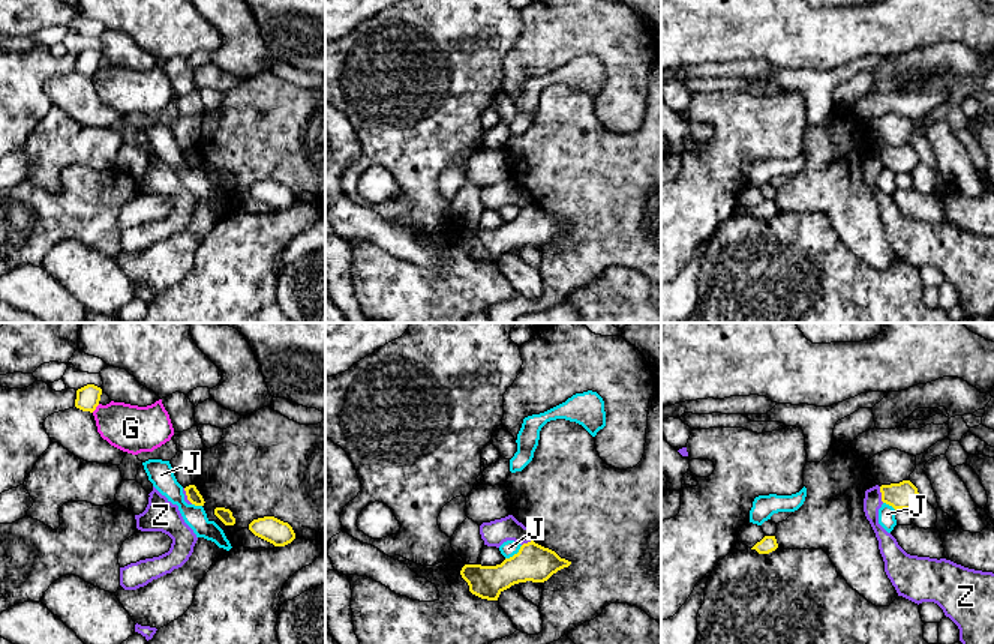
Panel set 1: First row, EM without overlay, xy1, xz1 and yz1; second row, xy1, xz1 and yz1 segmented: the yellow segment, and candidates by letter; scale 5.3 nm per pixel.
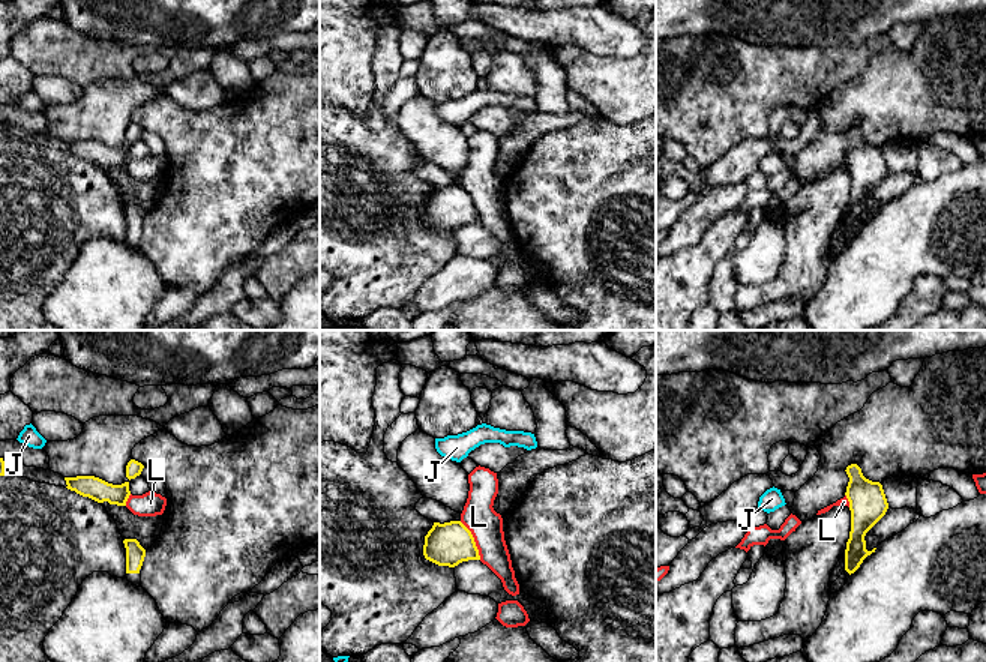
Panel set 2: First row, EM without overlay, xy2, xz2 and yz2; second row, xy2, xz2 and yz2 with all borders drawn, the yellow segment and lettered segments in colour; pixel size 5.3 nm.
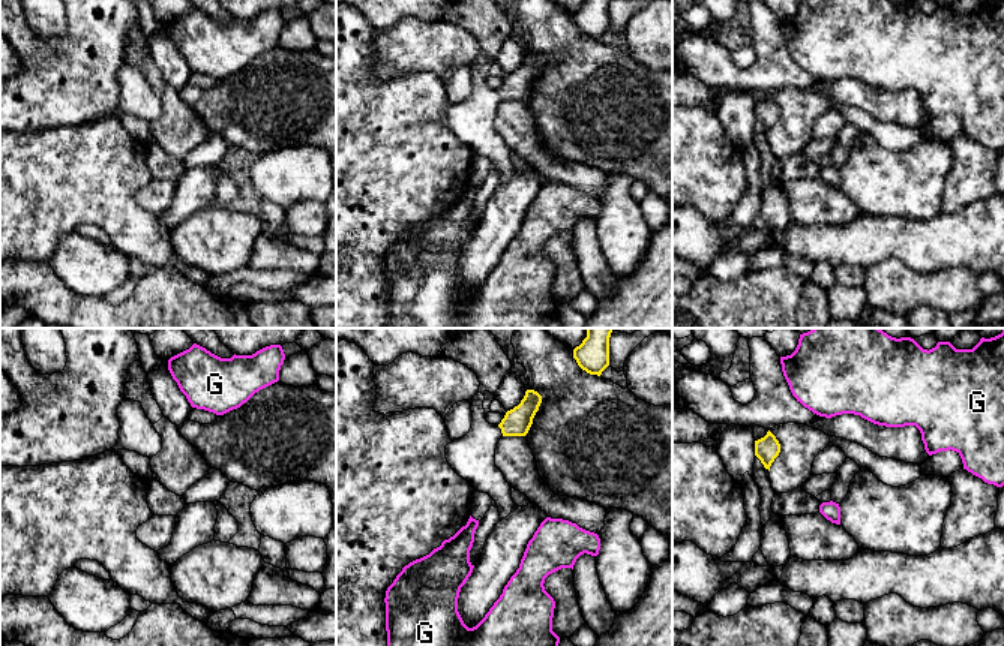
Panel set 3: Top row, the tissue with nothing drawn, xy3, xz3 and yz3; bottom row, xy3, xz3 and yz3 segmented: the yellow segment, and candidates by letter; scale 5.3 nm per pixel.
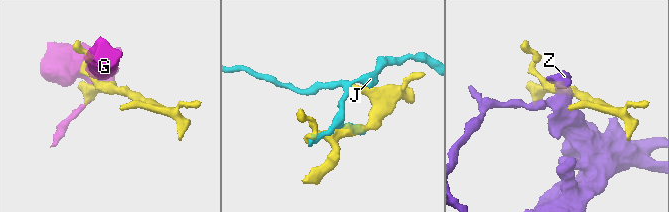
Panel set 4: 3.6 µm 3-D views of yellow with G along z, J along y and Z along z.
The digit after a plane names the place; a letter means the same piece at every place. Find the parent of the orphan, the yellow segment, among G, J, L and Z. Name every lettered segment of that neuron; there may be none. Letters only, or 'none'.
none

